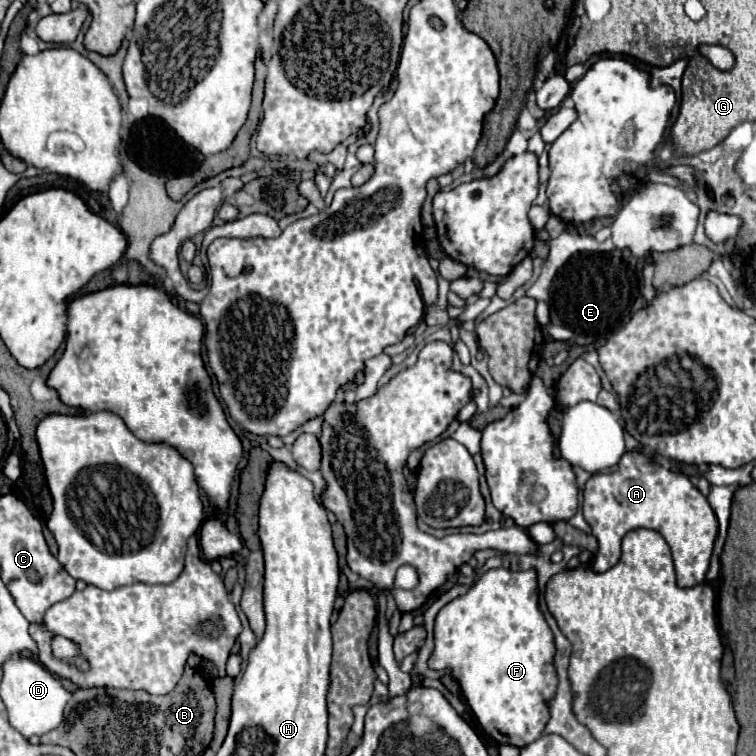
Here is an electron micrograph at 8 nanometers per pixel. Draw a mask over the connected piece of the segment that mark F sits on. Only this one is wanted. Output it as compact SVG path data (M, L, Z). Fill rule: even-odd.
M496 568L484 572L464 596L452 600L438 612L434 642L436 646L430 658L430 668L452 668L452 676L458 680L464 698L488 736L500 744L524 748L542 734L550 718L548 700L556 694L558 682L552 664L556 644L552 630L538 608L538 580L534 568L520 572Z

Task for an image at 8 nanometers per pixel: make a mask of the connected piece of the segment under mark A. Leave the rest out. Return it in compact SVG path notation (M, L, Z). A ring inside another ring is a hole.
M626 452L616 472L590 476L584 488L582 510L592 534L598 538L598 552L590 566L594 572L606 572L620 560L620 544L626 532L652 528L670 544L678 586L696 586L706 580L714 540L718 536L718 518L706 496L702 496L688 476L652 464L640 452Z

